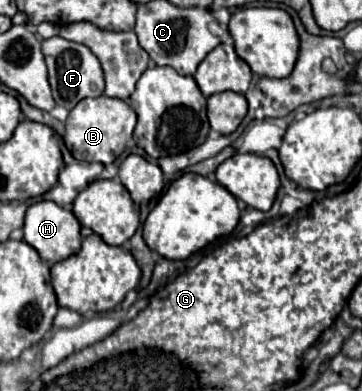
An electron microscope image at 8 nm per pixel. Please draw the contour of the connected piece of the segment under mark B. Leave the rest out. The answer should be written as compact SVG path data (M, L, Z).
M109 96L85 98L69 112L63 140L77 160L101 162L107 166L125 150L127 140L133 136L133 128L135 128L135 112L129 108L125 100Z

